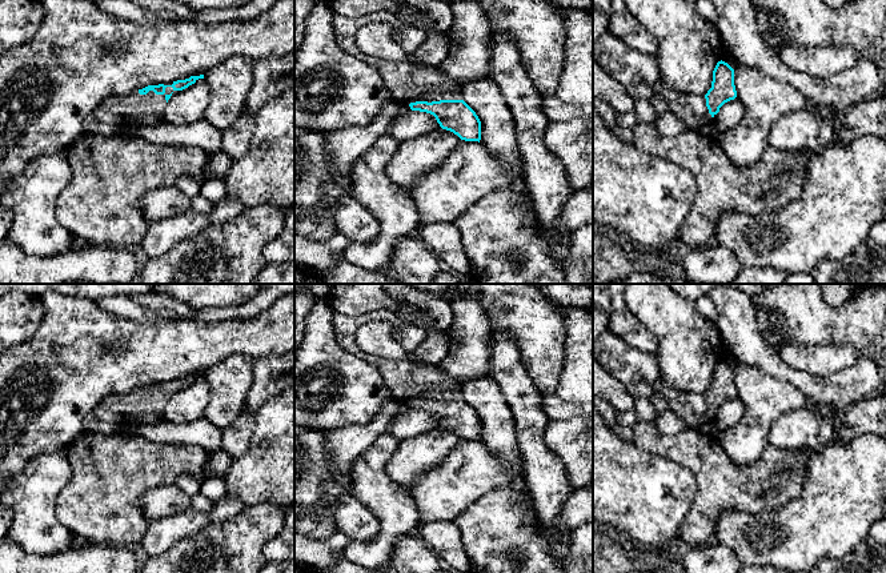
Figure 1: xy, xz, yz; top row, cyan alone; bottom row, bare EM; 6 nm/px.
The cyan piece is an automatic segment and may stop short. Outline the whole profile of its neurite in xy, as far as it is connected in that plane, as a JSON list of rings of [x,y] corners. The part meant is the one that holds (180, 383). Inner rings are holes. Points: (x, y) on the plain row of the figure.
[[[204,373],[177,378],[172,384],[148,384],[128,393],[108,396],[92,413],[101,421],[119,425],[159,422],[164,418],[165,405],[172,392],[188,386],[199,377],[204,377]]]

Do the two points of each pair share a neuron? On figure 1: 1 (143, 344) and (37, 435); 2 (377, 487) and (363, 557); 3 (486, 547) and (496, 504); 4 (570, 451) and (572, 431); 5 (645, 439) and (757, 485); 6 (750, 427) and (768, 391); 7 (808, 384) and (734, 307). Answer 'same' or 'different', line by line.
1: same
2: same
3: same
4: same
5: same
6: same
7: same

